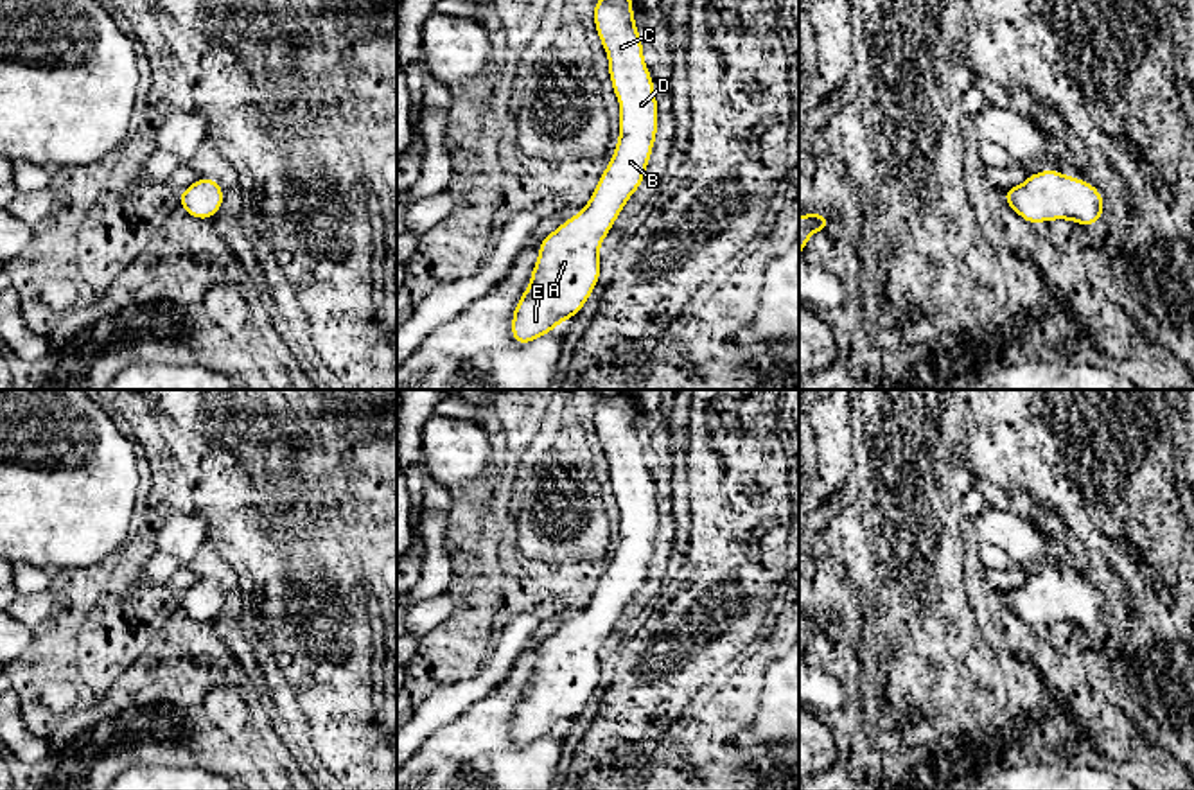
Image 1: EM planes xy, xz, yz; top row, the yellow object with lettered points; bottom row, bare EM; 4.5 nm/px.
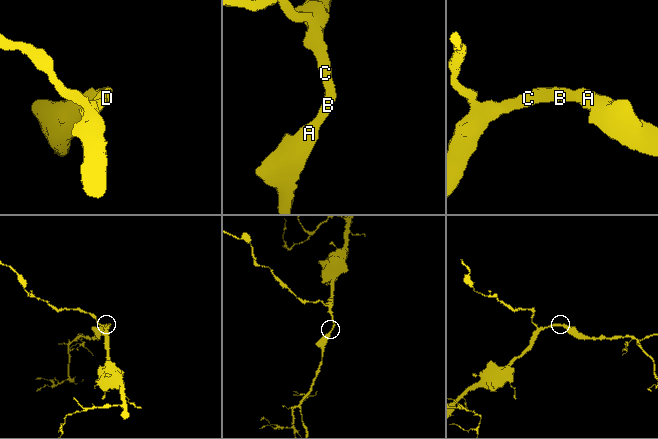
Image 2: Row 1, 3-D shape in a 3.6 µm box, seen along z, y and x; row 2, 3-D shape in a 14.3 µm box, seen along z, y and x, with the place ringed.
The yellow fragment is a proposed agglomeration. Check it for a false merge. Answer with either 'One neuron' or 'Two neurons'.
One neuron

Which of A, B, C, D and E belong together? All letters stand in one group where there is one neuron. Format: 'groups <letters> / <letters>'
groups A B C D E

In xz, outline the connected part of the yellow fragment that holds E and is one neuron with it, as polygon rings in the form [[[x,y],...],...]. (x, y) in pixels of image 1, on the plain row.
[[[621,390],[616,397],[600,397],[594,406],[596,436],[609,458],[609,479],[621,506],[619,540],[589,605],[540,643],[530,688],[512,718],[517,747],[549,736],[584,711],[600,684],[598,650],[646,576],[659,510],[632,406],[632,397]]]

